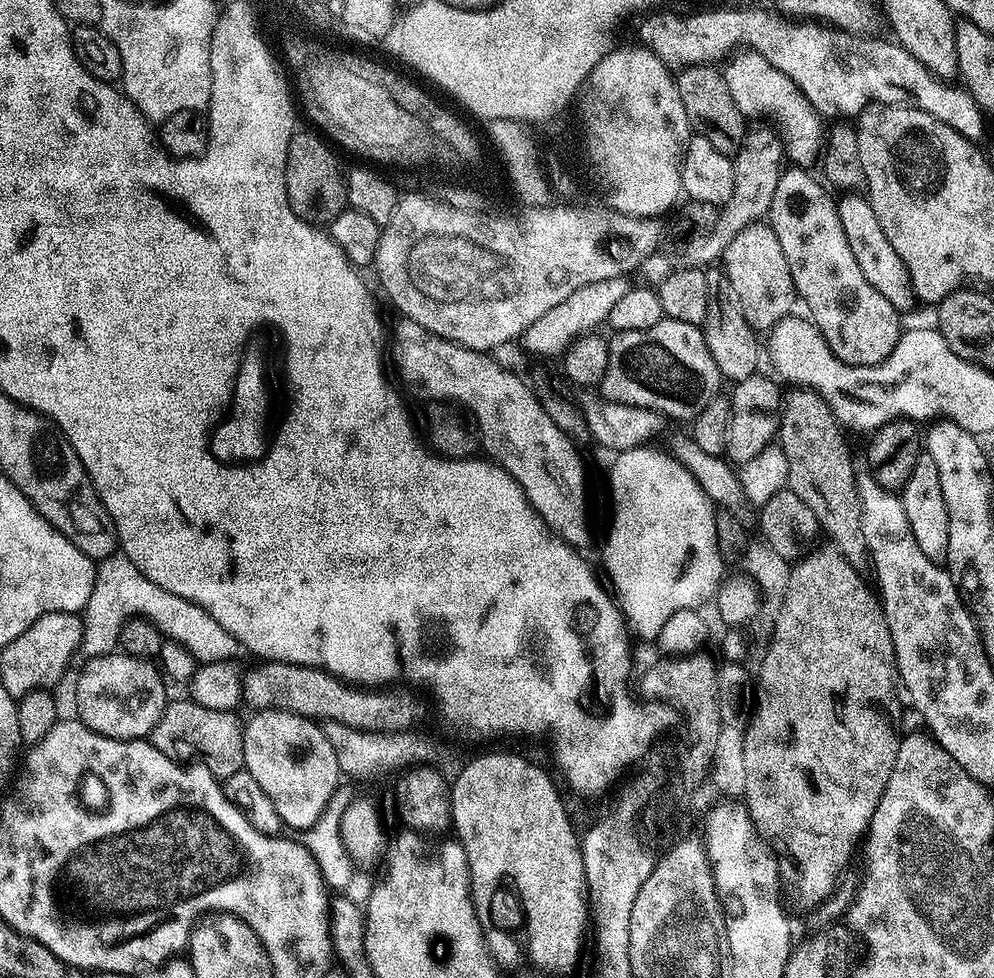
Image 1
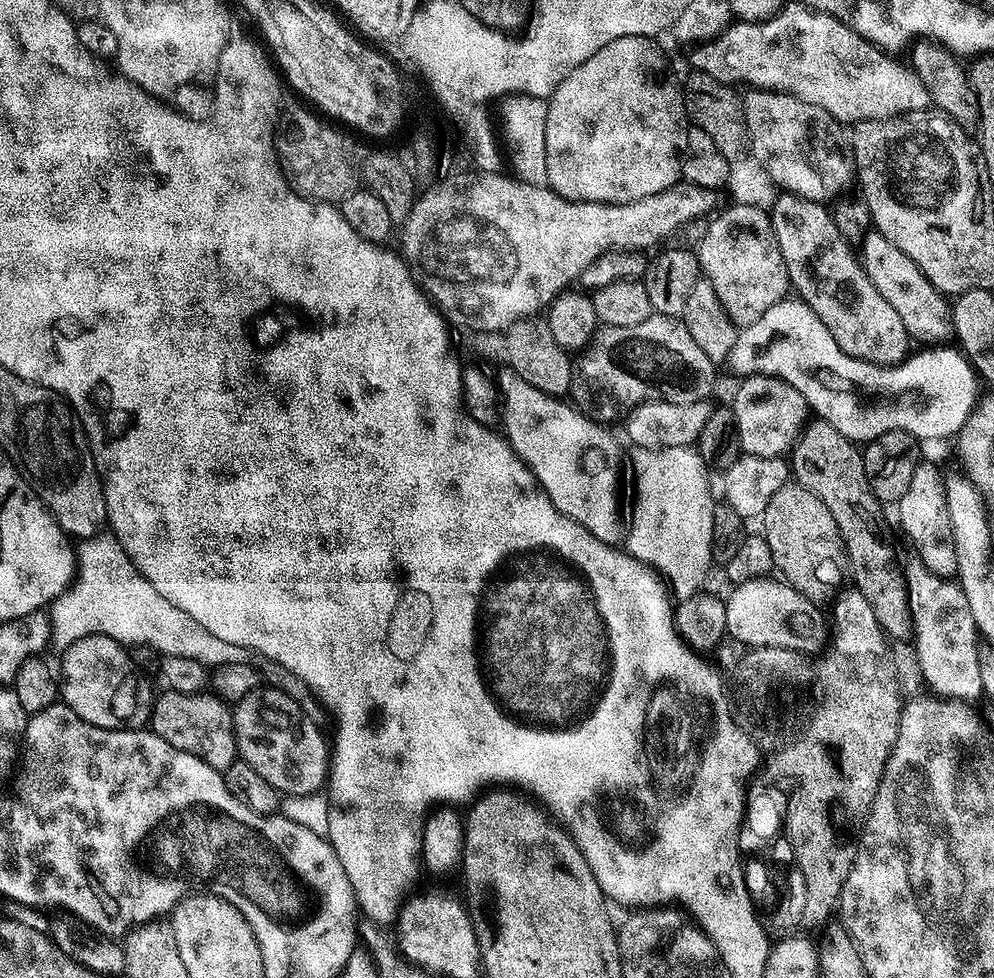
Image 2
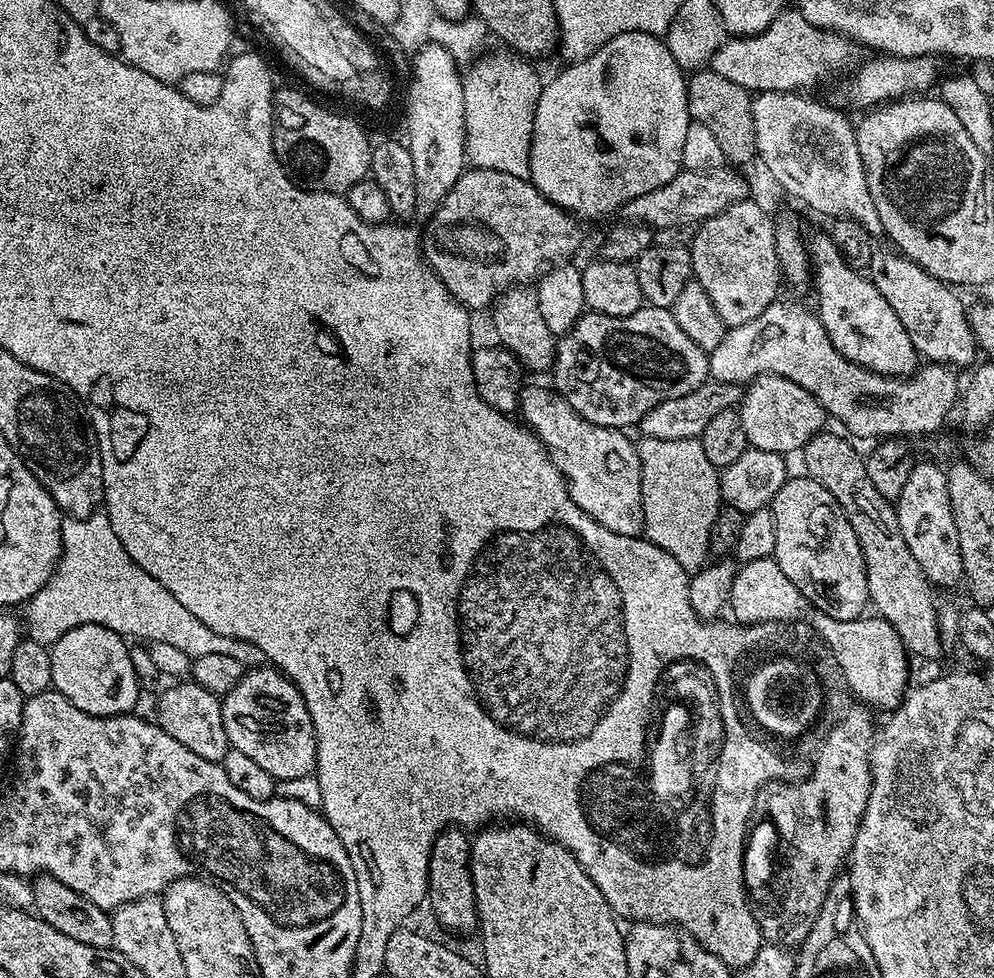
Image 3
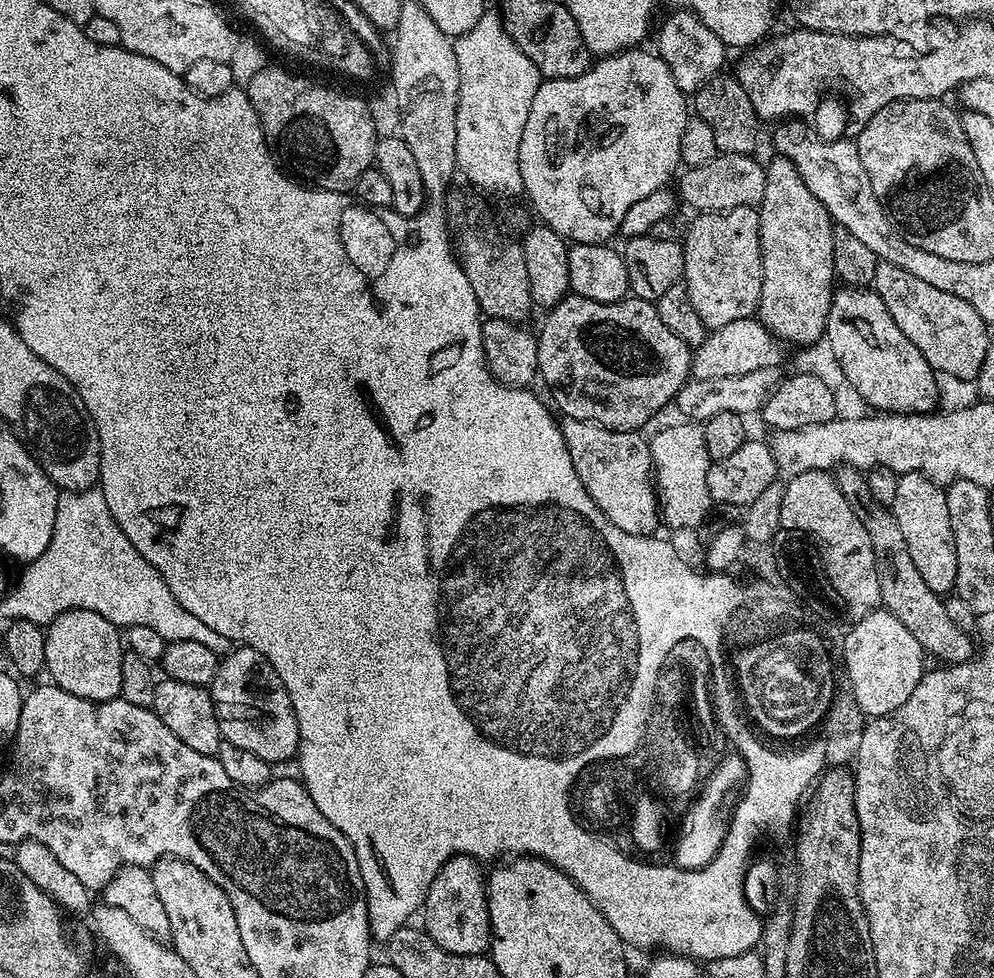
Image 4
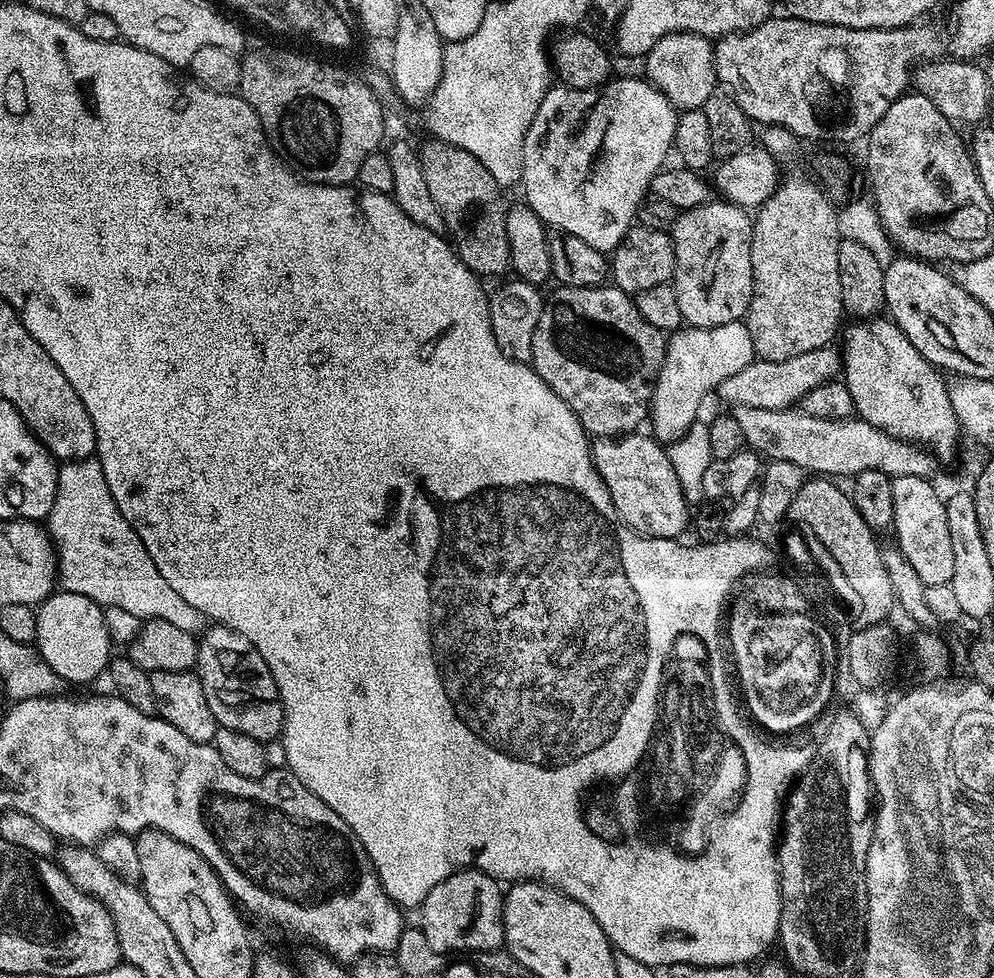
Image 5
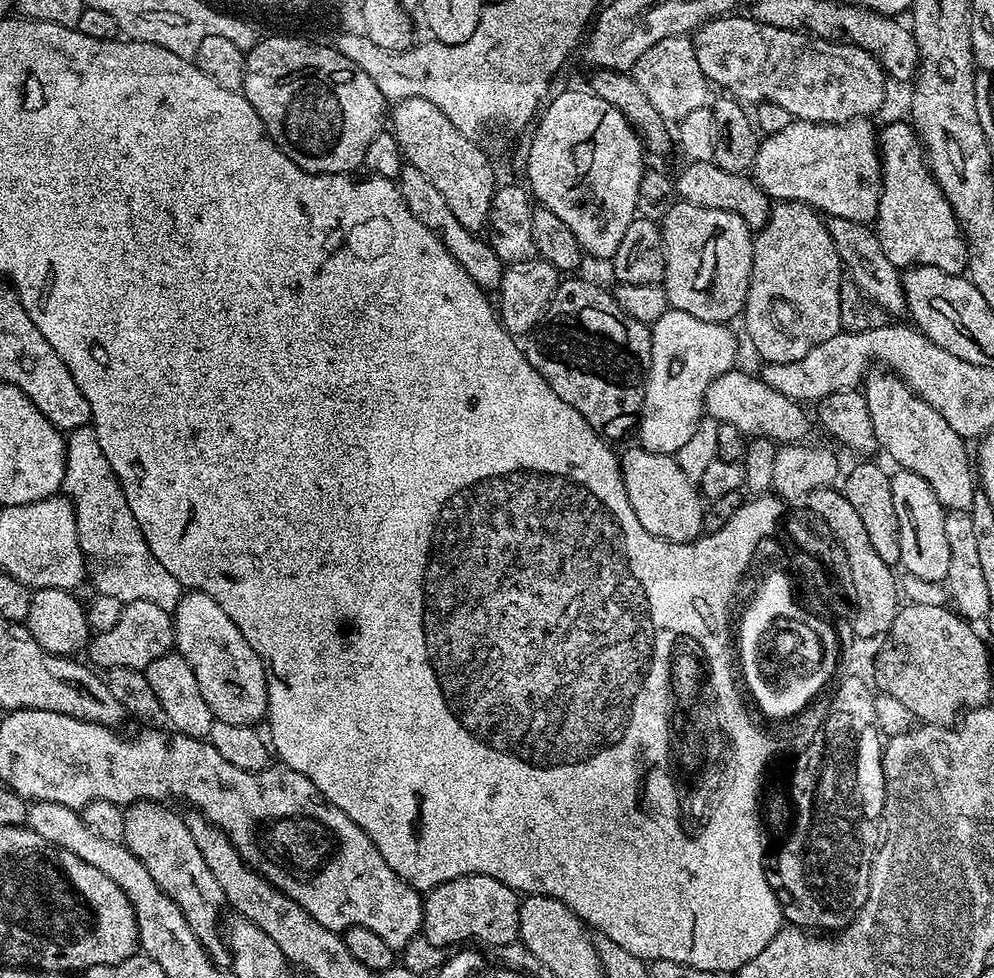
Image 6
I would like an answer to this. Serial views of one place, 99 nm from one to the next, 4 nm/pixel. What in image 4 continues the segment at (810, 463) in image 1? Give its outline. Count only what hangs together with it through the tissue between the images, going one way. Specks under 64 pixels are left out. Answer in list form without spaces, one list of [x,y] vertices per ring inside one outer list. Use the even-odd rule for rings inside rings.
[[[847,466],[835,469],[834,475],[838,490],[842,490],[846,502],[854,506],[854,514],[858,514],[862,526],[866,526],[866,534],[870,534],[870,546],[874,546],[874,558],[878,566],[878,582],[882,586],[883,607],[896,615],[898,621],[914,634],[929,657],[937,656],[940,659],[937,661],[948,664],[964,664],[973,659],[973,637],[950,622],[944,600],[934,590],[930,590],[922,574],[918,574],[914,558],[910,558],[910,550],[906,547],[906,538],[902,538],[902,530],[898,527],[891,507],[878,503],[874,494],[870,494],[867,475],[859,468]]]

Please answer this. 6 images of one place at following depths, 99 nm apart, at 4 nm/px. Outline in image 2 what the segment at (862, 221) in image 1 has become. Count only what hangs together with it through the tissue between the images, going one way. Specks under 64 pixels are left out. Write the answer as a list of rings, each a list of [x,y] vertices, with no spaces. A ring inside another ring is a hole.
[[[868,230],[859,241],[858,255],[866,278],[874,282],[874,290],[878,290],[878,294],[882,294],[882,298],[886,298],[898,313],[898,318],[902,318],[902,326],[906,326],[913,341],[921,340],[921,345],[936,346],[949,339],[949,301],[926,279],[922,270],[918,270],[918,266],[914,266],[898,246],[894,246],[894,242],[887,240],[881,232]]]

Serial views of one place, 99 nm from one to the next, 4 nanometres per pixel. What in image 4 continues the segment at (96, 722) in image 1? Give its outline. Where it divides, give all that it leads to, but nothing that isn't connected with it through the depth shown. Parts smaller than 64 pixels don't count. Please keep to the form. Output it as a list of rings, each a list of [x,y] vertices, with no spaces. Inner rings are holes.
[[[66,610],[58,614],[52,623],[47,625],[44,637],[46,638],[46,662],[44,663],[51,683],[70,694],[78,694],[78,698],[86,698],[94,702],[115,700],[120,696],[122,686],[122,658],[126,648],[122,643],[122,632],[117,625],[112,624],[102,614],[94,614],[94,610]]]

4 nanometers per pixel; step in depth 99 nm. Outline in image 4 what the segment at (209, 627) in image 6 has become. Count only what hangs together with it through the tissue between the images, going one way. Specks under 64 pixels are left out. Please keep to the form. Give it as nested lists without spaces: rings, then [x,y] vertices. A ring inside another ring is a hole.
[[[247,646],[233,647],[217,663],[210,691],[223,739],[241,750],[250,750],[250,754],[258,754],[258,758],[273,766],[279,766],[283,760],[291,756],[293,759],[299,753],[298,718],[294,714],[290,694],[274,666],[270,666],[258,650]]]

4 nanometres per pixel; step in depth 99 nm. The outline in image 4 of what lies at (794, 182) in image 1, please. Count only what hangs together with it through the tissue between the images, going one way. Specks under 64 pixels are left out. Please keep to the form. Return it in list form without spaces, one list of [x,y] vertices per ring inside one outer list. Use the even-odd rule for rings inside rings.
[[[840,286],[835,289],[830,306],[826,343],[840,367],[848,384],[869,404],[869,409],[879,410],[884,414],[907,414],[909,412],[929,413],[937,407],[936,399],[940,392],[936,389],[937,373],[922,358],[918,346],[898,330],[898,322],[890,318],[890,310],[886,310],[886,302],[871,287],[849,288]]]

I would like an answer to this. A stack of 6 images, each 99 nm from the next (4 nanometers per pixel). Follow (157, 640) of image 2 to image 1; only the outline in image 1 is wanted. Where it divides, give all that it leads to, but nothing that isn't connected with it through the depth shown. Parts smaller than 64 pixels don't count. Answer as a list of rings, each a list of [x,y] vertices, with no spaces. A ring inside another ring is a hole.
[[[113,554],[99,561],[94,590],[90,590],[90,598],[82,609],[83,632],[79,651],[85,652],[83,655],[88,658],[117,651],[122,626],[126,621],[137,618],[150,621],[161,636],[173,644],[180,644],[192,655],[193,661],[200,664],[236,662],[242,655],[238,638],[226,631],[209,612],[186,598],[178,598],[178,594],[170,594],[170,590],[162,590],[162,586],[154,586],[154,582],[146,579],[128,556]]]

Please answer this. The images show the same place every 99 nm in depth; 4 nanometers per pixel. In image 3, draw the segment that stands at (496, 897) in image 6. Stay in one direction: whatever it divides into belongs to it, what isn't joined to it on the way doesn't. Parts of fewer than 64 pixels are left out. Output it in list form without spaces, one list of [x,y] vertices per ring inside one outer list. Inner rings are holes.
[[[449,826],[436,837],[432,853],[430,854],[430,866],[428,867],[428,894],[427,907],[432,907],[436,920],[448,932],[472,932],[478,928],[476,919],[476,895],[474,894],[474,882],[472,881],[472,841],[467,831],[455,826]]]

